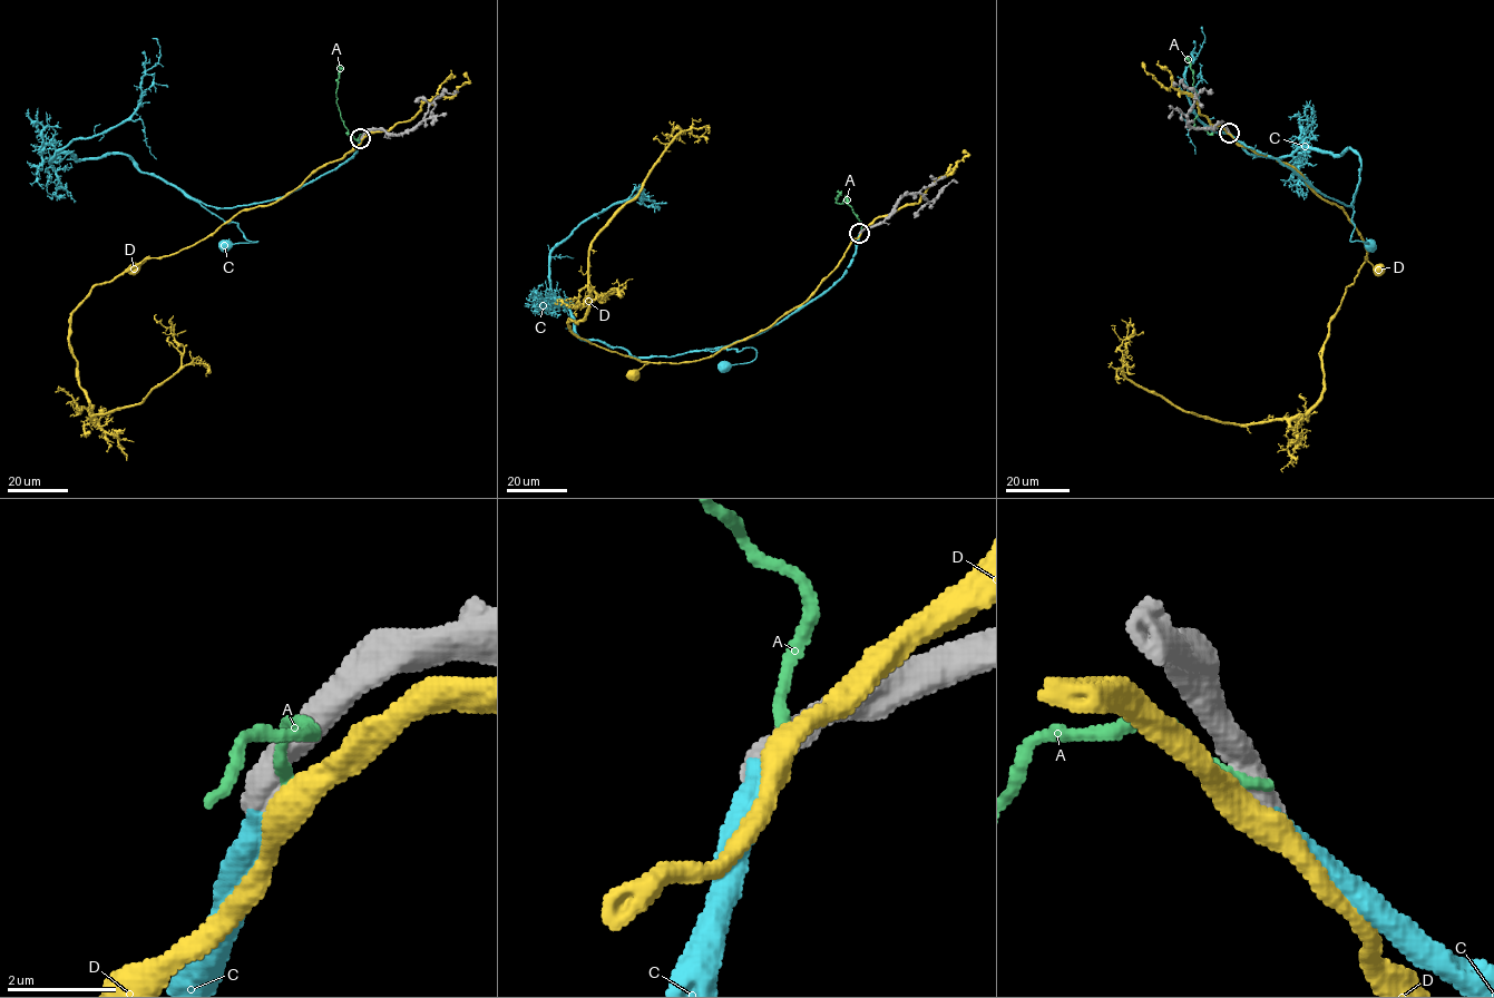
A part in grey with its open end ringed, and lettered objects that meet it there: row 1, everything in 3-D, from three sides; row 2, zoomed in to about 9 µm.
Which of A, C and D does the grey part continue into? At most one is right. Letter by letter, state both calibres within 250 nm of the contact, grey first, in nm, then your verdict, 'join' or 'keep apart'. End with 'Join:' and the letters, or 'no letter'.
A: calibres 700 and 240 nm; keep apart
C: calibres 550 and 400 nm; join
D: calibres 600 and 460 nm; keep apart
Join: C

